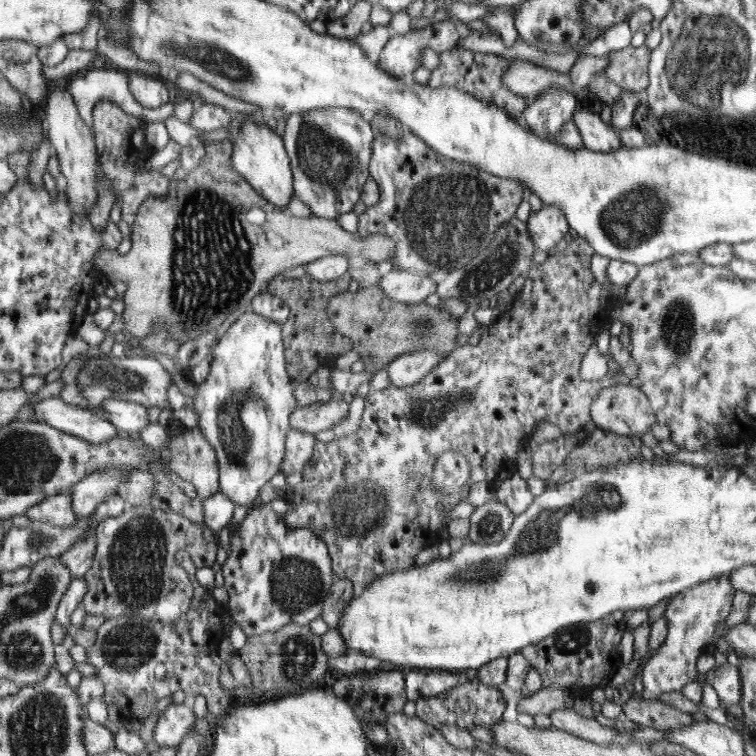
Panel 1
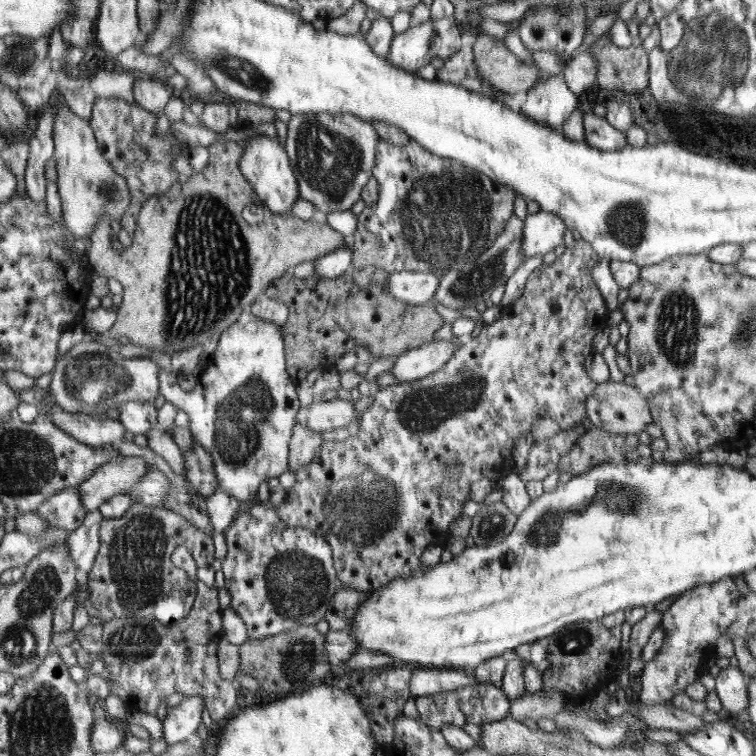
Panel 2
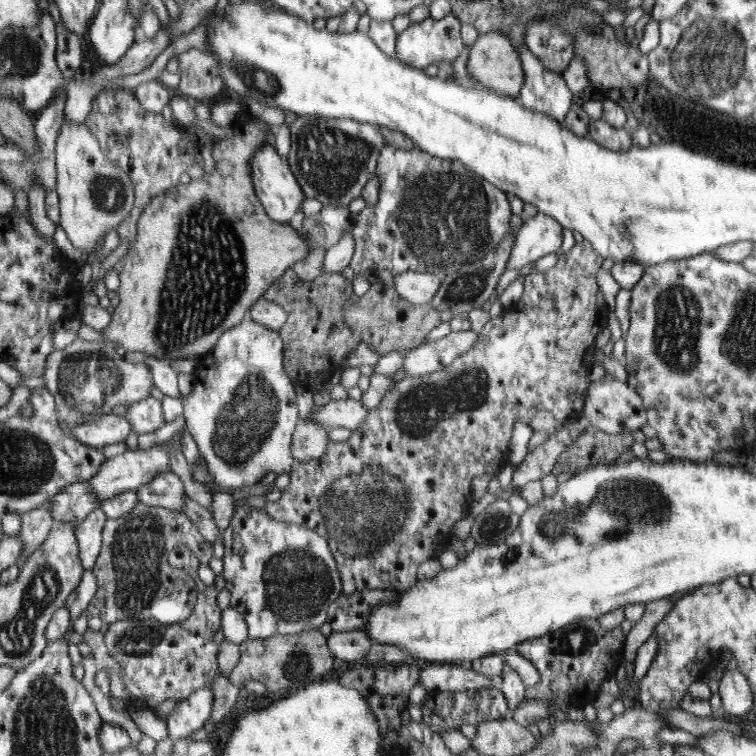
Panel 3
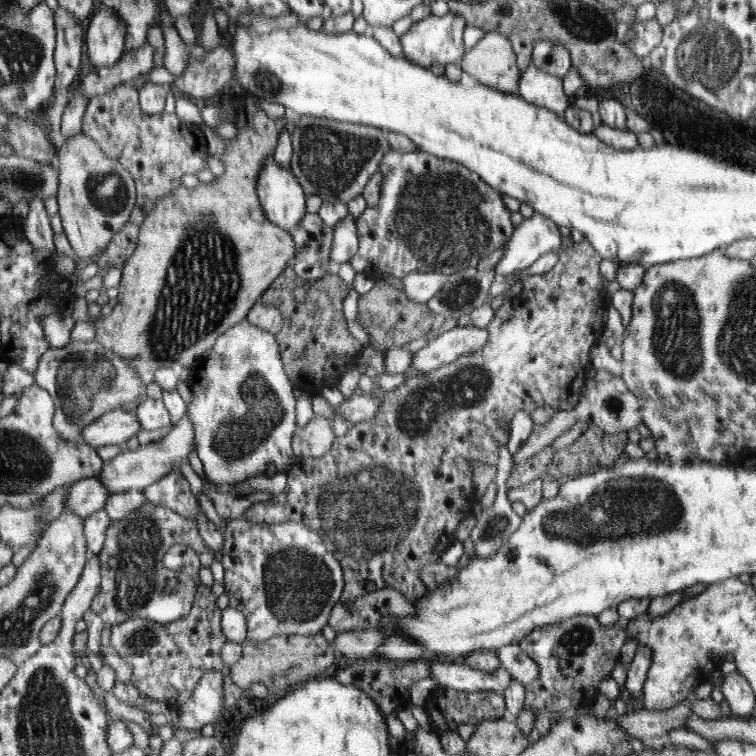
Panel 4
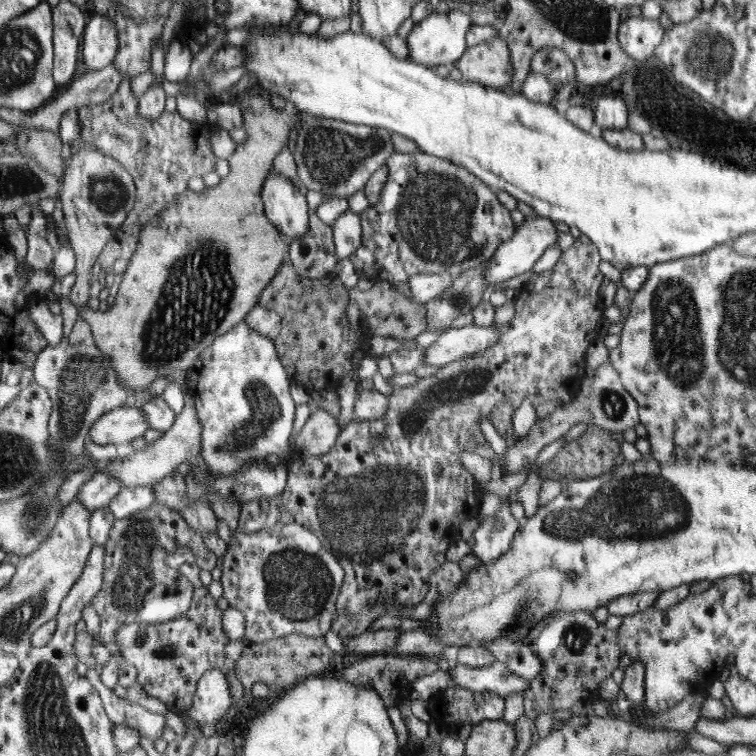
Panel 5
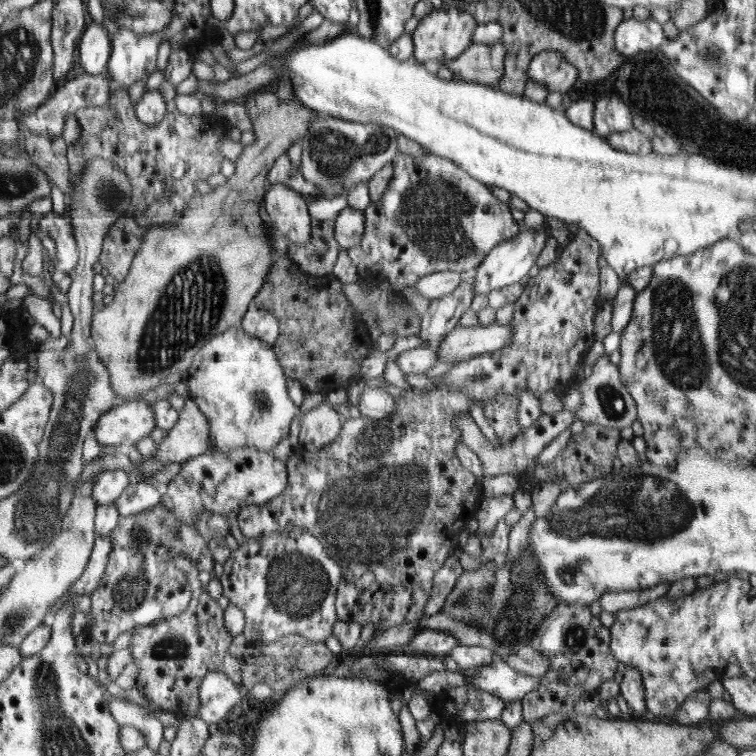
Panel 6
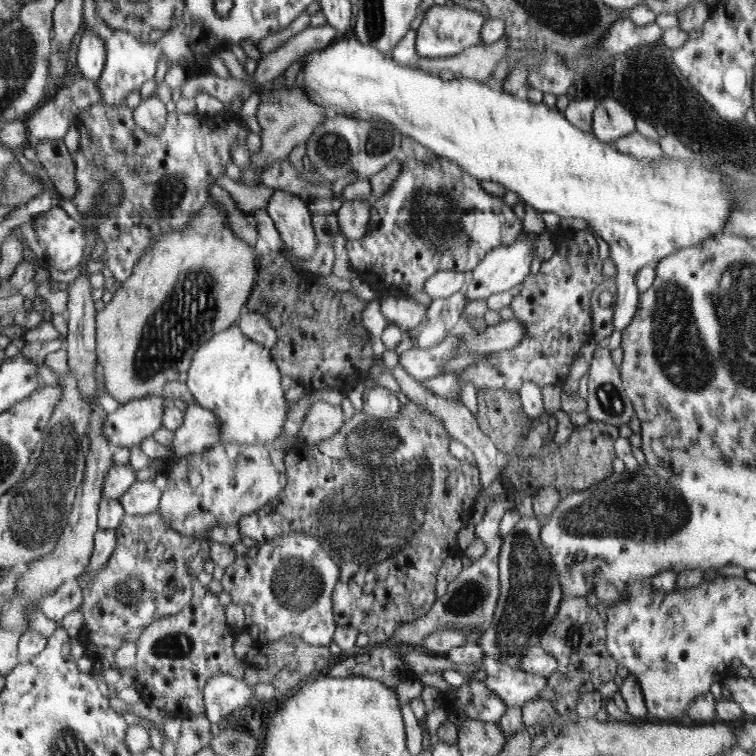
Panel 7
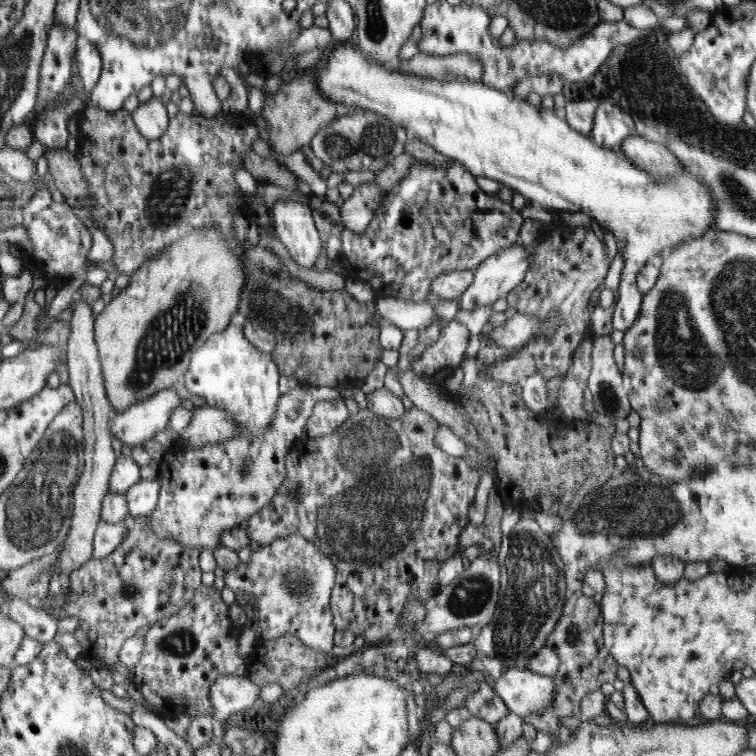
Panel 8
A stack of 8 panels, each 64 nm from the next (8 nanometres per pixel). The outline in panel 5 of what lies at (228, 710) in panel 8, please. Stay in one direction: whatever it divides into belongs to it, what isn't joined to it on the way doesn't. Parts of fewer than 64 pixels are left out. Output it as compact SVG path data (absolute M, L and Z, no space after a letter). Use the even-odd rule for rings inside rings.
M221 670L206 671L197 682L192 708L188 708L183 714L183 720L216 724L230 706L235 705L235 699L228 679Z

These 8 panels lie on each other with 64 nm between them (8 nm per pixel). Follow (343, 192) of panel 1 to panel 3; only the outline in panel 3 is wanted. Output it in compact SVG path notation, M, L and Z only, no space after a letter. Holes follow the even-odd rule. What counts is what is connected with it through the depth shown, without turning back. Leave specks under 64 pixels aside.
M297 115L296 120L289 127L291 128L291 147L287 160L292 172L302 185L306 198L319 200L323 206L347 207L352 200L361 197L363 188L374 178L379 156L386 145L386 138L378 125L349 118L331 119L327 116Z

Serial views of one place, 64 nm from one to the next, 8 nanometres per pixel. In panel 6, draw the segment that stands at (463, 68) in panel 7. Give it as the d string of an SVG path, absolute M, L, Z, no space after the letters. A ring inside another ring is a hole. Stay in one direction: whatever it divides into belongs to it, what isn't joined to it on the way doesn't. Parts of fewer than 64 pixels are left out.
M499 41L493 45L473 44L456 59L444 62L445 66L460 74L465 81L498 86L504 74L506 46Z

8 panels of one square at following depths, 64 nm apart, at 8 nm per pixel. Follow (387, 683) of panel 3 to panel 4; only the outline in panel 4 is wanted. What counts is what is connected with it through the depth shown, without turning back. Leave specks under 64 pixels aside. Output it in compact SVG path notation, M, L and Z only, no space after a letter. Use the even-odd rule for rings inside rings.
M378 628L364 629L361 631L348 631L337 633L334 647L337 648L338 654L347 658L358 658L358 662L350 668L345 668L338 674L340 684L354 685L356 688L367 692L372 700L380 707L383 716L398 714L401 706L410 703L408 698L408 687L417 680L424 678L430 673L432 660L412 659L412 660L395 660L388 657L375 658L374 654L378 647L382 646L387 640L387 636Z

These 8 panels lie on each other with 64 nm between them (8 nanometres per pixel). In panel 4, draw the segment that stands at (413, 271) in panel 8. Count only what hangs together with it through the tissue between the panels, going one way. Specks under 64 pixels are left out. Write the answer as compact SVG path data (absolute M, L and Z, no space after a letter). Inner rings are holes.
M391 148L383 156L379 170L382 171L383 181L378 204L367 206L355 219L359 244L349 263L357 273L378 280L387 276L402 280L412 272L450 276L461 269L477 266L502 248L514 234L510 221L511 209L503 200L502 193L456 161L436 158L420 150L402 154Z

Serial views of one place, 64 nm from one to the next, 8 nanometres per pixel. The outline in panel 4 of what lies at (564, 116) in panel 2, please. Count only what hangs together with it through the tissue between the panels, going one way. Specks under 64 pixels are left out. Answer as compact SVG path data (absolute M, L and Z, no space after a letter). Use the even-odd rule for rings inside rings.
M533 62L521 74L516 94L523 96L530 104L551 109L562 118L565 110L570 106L571 96L564 93L562 80L553 73L536 68Z

